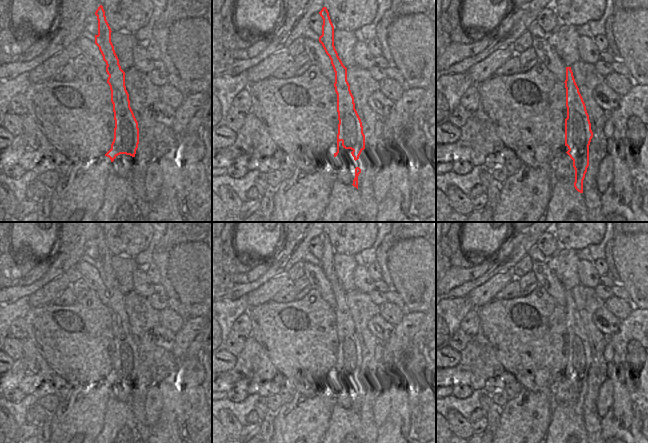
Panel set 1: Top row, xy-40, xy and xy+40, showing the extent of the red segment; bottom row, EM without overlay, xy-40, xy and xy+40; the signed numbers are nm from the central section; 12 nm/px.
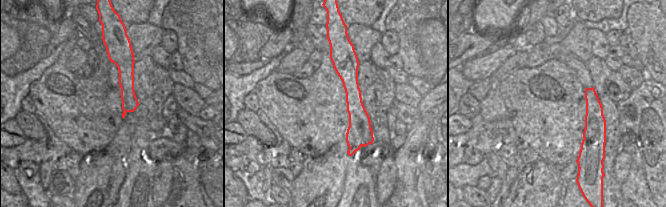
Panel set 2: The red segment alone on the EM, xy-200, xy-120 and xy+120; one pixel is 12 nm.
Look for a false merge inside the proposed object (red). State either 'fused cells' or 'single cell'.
single cell

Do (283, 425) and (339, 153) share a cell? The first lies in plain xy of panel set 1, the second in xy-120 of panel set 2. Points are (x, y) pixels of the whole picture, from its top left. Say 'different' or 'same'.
same

